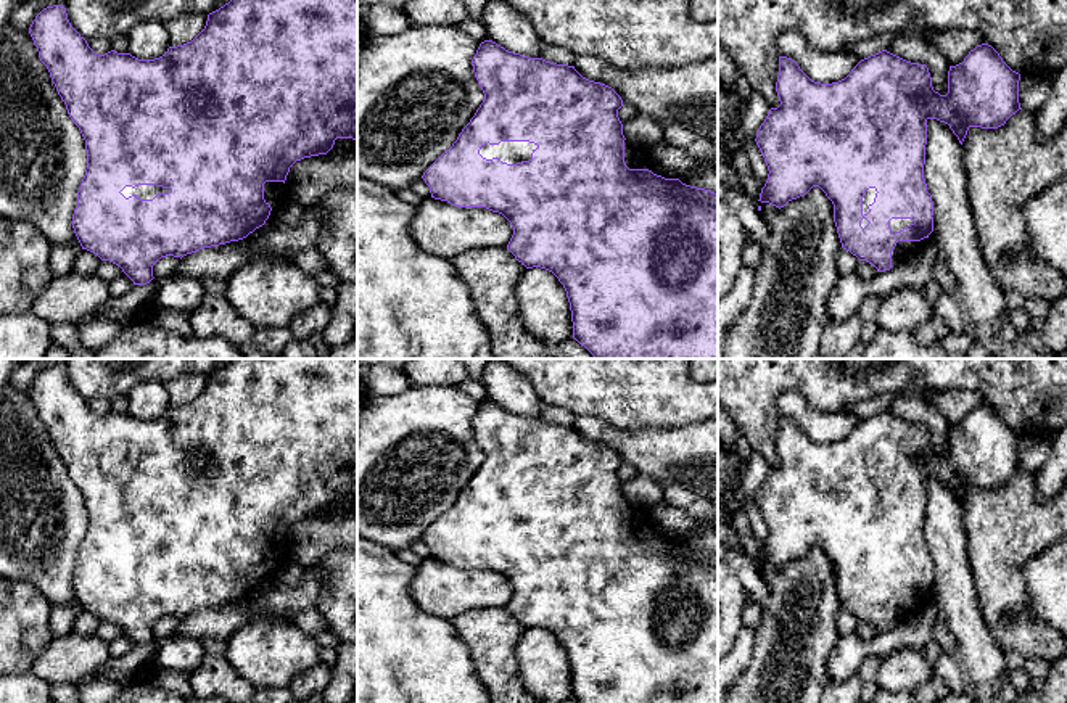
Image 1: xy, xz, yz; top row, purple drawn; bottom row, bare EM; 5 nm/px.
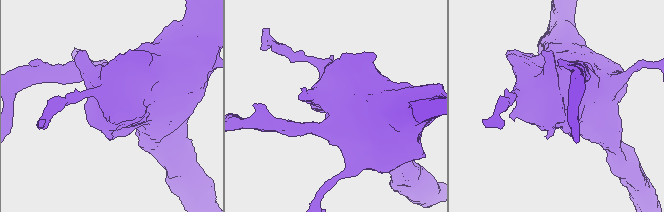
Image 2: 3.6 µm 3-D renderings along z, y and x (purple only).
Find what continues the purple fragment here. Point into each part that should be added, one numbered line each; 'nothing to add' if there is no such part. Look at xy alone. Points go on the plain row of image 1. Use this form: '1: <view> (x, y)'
1: xy (144, 552)

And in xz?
1: xz (507, 512)

